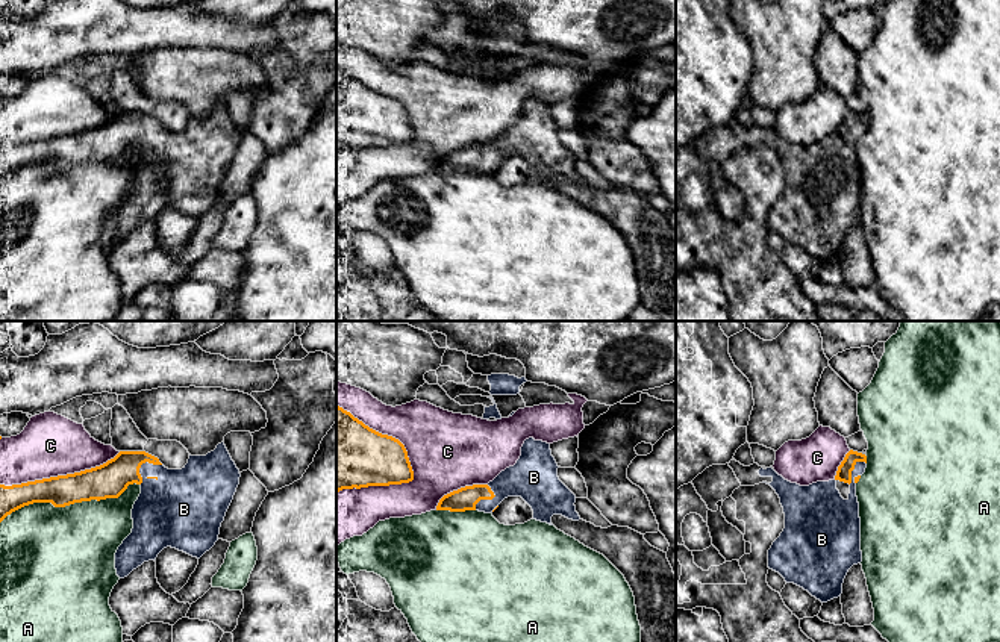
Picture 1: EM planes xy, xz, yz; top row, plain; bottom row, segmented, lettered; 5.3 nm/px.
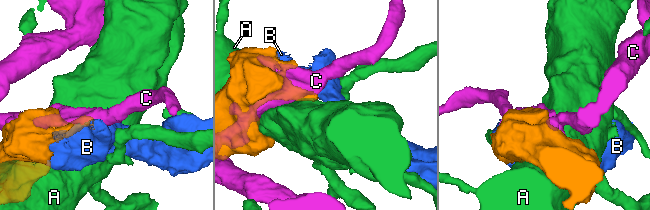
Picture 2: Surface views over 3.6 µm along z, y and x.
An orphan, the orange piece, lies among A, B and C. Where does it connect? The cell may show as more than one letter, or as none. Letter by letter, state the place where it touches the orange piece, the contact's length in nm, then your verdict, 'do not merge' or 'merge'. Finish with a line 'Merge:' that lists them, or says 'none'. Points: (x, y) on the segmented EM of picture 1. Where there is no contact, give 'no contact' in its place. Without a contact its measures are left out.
A: xy (70, 503) | 750 nm | do not merge
B: yz (853, 468) | 150 nm | merge
C: xz (387, 435) | 550 nm | do not merge
Merge: B

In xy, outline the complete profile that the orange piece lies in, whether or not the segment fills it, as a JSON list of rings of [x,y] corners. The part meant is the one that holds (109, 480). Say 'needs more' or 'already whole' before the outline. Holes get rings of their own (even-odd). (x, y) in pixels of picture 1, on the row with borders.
needs more | [[[224,442],[206,456],[189,454],[182,469],[168,469],[158,457],[145,451],[120,451],[106,463],[80,472],[12,486],[0,485],[0,522],[12,512],[33,503],[65,507],[82,501],[118,498],[129,485],[136,483],[141,486],[141,494],[132,509],[133,528],[115,553],[117,575],[124,578],[144,562],[156,560],[167,547],[197,559],[209,551],[218,541],[220,527],[239,477],[239,469]]]

